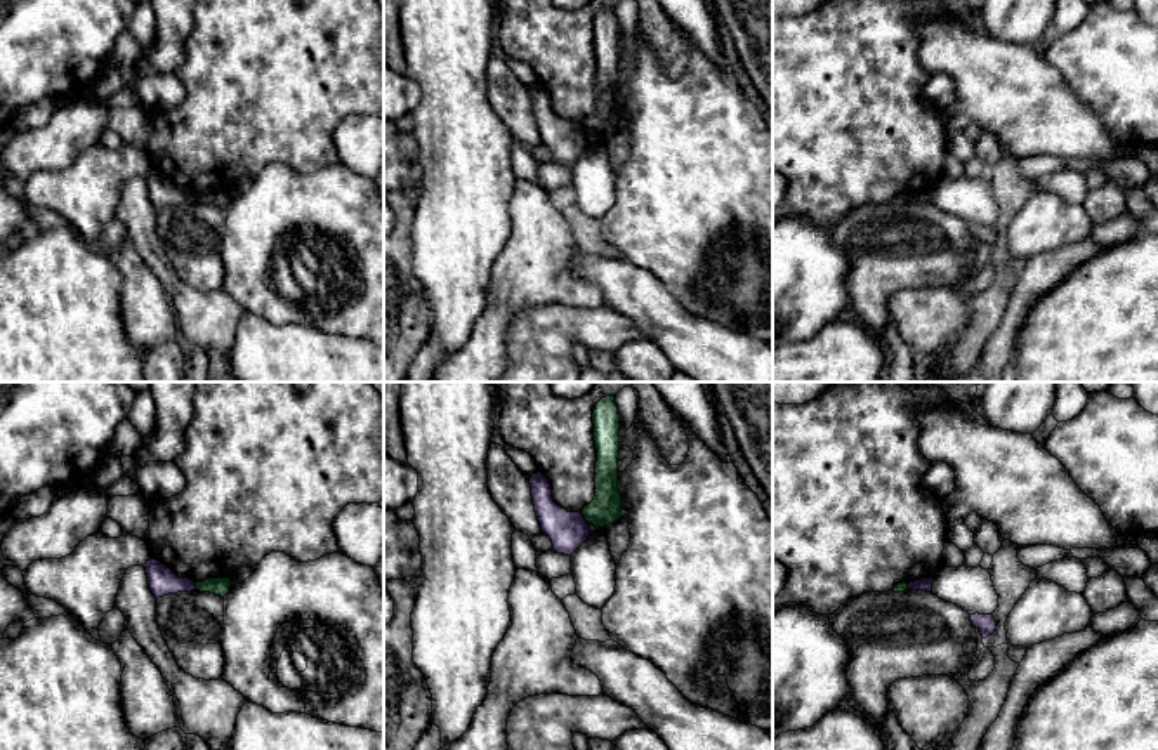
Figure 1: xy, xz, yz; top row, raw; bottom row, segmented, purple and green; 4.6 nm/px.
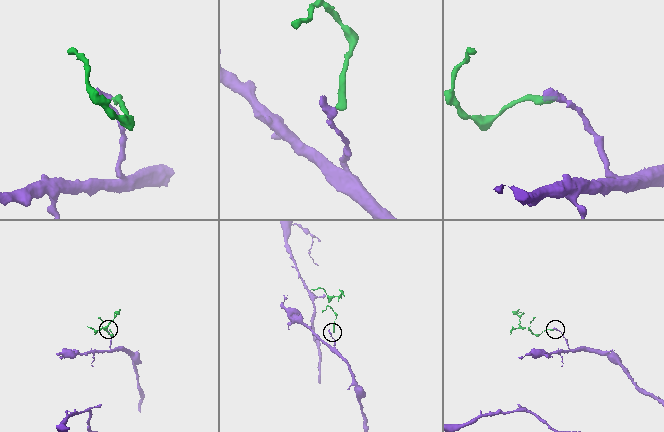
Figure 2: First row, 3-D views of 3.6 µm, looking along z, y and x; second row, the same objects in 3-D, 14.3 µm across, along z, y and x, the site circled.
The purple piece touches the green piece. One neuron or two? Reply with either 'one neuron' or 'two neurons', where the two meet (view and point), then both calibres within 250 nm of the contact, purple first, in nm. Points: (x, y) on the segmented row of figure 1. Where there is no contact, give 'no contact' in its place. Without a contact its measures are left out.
two neurons | xz (584, 518) | 180/150 nm

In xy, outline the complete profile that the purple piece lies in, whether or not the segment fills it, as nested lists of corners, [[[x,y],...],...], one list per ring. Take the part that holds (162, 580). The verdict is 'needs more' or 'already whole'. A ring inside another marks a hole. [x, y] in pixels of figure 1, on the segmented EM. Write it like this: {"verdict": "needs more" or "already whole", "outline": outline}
{"verdict": "already whole", "outline": [[[149,559],[144,568],[149,589],[156,599],[168,594],[191,592],[196,589],[193,580],[179,578],[170,568],[156,559]]]}

